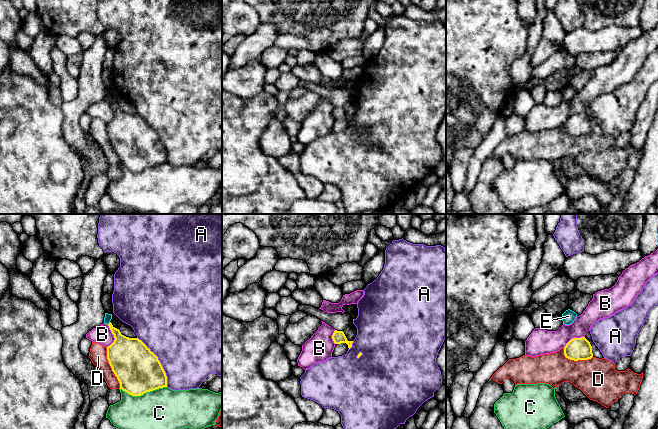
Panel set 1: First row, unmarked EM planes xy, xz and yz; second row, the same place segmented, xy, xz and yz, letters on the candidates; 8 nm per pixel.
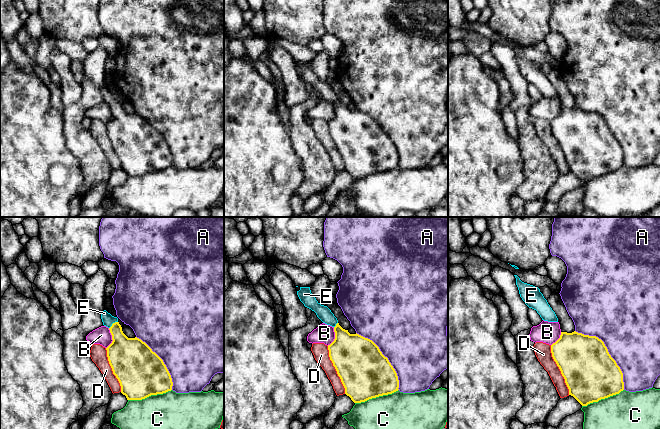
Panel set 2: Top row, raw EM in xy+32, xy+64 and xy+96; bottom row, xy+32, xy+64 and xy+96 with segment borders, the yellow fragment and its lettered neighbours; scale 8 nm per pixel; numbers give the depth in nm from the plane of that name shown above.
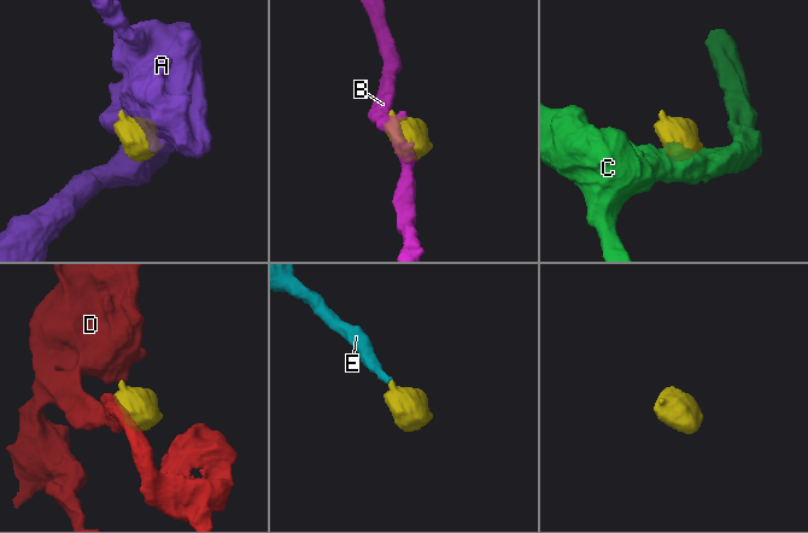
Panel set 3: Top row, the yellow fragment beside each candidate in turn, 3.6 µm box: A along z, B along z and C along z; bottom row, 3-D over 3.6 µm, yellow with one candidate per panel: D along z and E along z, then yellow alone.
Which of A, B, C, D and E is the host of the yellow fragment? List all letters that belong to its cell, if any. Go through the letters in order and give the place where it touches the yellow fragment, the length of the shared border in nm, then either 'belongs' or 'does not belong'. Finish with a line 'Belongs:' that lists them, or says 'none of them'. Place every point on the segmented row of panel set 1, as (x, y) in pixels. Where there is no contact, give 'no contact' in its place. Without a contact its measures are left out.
A: meets yellow in xy at (159, 362); contact 460 nm long; does not belong
B: meets yellow in xy at (114, 336); contact 180 nm long; does not belong
C: meets yellow in xy at (143, 393); contact 380 nm long; does not belong
D: meets yellow in xy at (111, 367); contact 360 nm long; does not belong
E: meets yellow in xy at (109, 323); contact 40 nm long; belongs
Belongs: E

